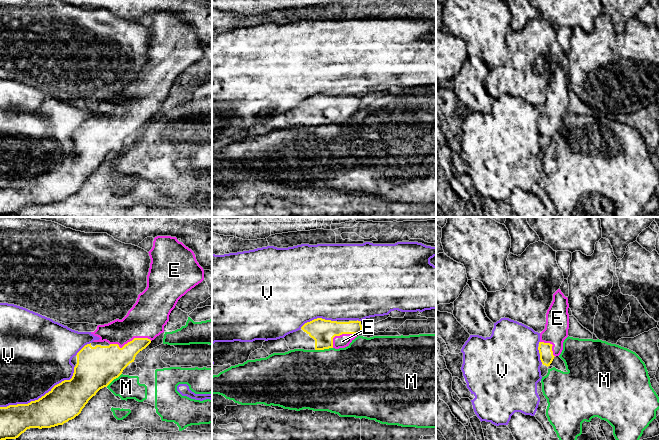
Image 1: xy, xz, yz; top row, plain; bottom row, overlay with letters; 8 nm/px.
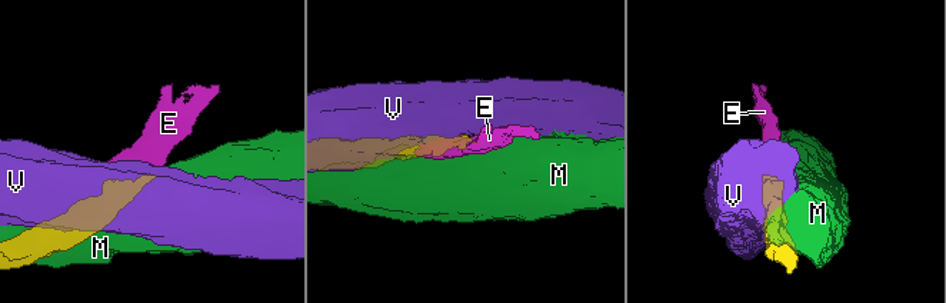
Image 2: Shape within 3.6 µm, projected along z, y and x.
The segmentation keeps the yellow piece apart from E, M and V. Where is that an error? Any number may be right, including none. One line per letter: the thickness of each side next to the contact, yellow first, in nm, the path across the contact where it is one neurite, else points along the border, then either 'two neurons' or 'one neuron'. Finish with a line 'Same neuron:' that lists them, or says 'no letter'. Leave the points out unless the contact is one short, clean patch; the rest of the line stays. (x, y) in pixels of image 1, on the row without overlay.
E: 280 nm thick on the yellow side, 300 nm on the other; runs through xy (107, 138), (130, 117), (130, 112), (146, 95); one neuron
M: 190 nm thick on the yellow side, 500 nm on the other; two neurons
V: 300 nm thick on the yellow side, 480 nm on the other; two neurons
Same neuron: E

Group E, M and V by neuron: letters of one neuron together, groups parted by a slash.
E / M / V

